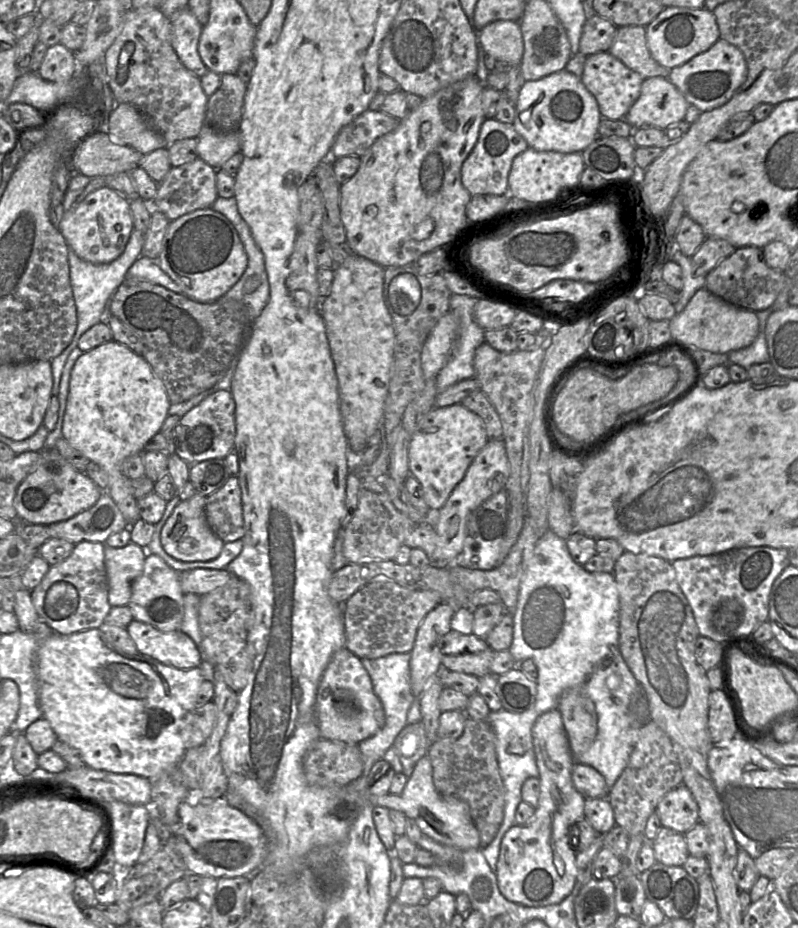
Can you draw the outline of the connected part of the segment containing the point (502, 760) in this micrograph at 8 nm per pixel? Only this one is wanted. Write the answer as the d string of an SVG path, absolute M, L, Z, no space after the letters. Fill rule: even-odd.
M548 529L536 543L521 579L517 606L512 614L513 640L508 649L518 664L526 659L535 663L538 670L536 700L524 712L502 709L490 711L486 718L496 735L496 757L505 788L503 821L493 840L482 848L482 854L493 872L496 872L501 841L515 824L515 812L522 801L522 784L527 778L539 775L533 749L533 724L543 713L557 709L564 690L580 688L593 701L598 717L596 737L588 750L576 757L576 762L595 768L609 788L628 762L643 724L635 720L631 701L642 688L618 647L619 615L619 594L614 574L587 572L572 559L566 540ZM604 660L610 660L610 665L604 667ZM514 741L523 745L523 754L509 752Z

